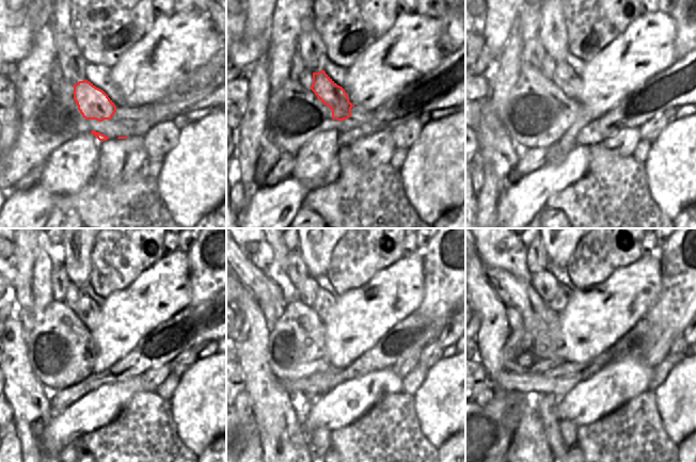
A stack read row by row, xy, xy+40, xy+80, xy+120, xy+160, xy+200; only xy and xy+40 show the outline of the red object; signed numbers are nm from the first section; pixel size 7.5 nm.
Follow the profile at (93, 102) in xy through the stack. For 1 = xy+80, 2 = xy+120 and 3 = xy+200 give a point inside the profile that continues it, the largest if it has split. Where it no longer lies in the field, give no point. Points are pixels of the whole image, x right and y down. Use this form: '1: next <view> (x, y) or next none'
1: next xy+80 (564, 76)
2: next xy+120 (86, 308)
3: next xy+200 (563, 296)

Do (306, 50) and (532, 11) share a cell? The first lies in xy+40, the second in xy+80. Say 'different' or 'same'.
different

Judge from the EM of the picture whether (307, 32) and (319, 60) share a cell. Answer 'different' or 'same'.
same

